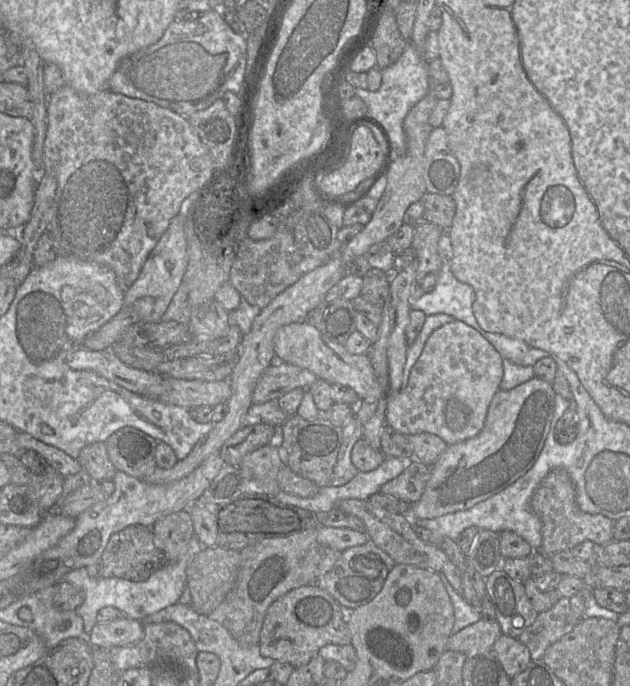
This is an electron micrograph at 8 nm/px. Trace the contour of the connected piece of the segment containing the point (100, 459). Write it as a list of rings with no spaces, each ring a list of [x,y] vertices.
[[[104,442],[86,445],[80,451],[77,461],[94,482],[113,480],[117,471],[109,459]]]

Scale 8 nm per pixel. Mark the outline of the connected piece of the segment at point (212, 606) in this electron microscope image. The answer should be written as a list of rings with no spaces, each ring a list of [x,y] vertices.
[[[215,546],[203,548],[198,552],[186,568],[191,607],[199,614],[206,616],[214,611],[233,588],[240,564],[241,554],[238,550]]]

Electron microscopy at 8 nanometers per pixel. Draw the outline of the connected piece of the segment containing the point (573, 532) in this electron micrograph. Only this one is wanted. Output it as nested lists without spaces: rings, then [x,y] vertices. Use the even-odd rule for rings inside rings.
[[[555,468],[546,475],[535,490],[530,507],[541,520],[542,544],[539,551],[547,557],[570,550],[584,541],[606,544],[614,540],[614,521],[601,514],[590,514],[580,509],[576,502],[575,486],[563,468]]]

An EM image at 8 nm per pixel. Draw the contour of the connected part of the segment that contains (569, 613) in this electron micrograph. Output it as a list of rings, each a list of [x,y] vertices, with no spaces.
[[[562,596],[549,610],[539,612],[518,640],[529,649],[532,661],[541,660],[546,649],[569,633],[581,618],[572,611],[570,599]]]

